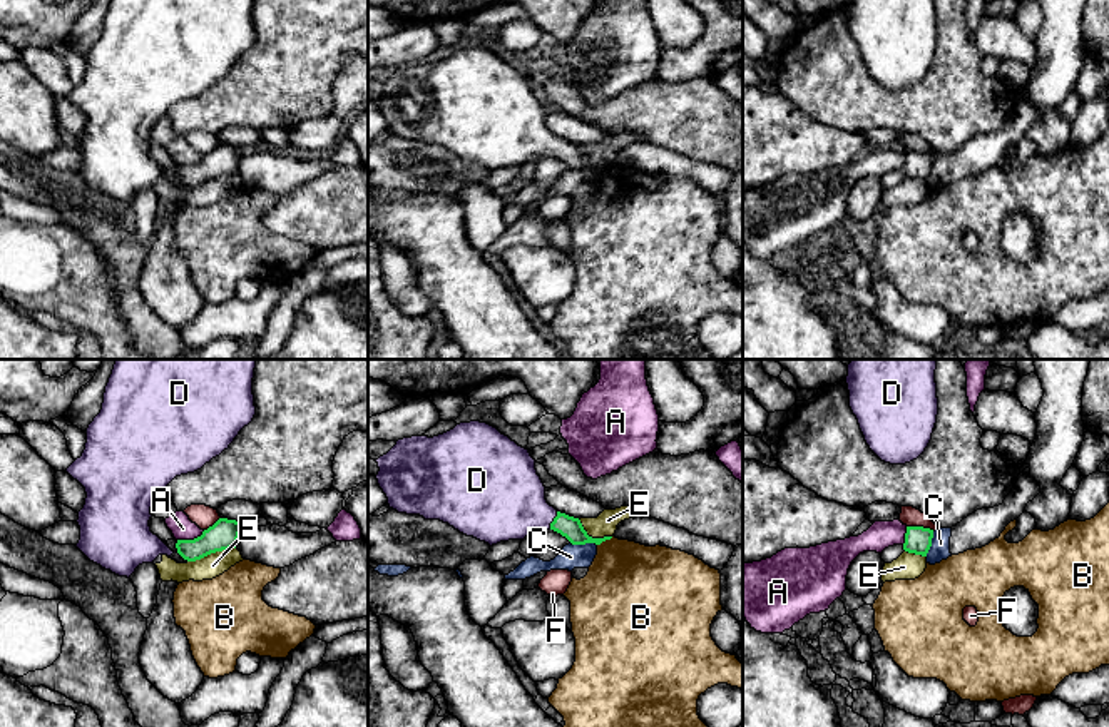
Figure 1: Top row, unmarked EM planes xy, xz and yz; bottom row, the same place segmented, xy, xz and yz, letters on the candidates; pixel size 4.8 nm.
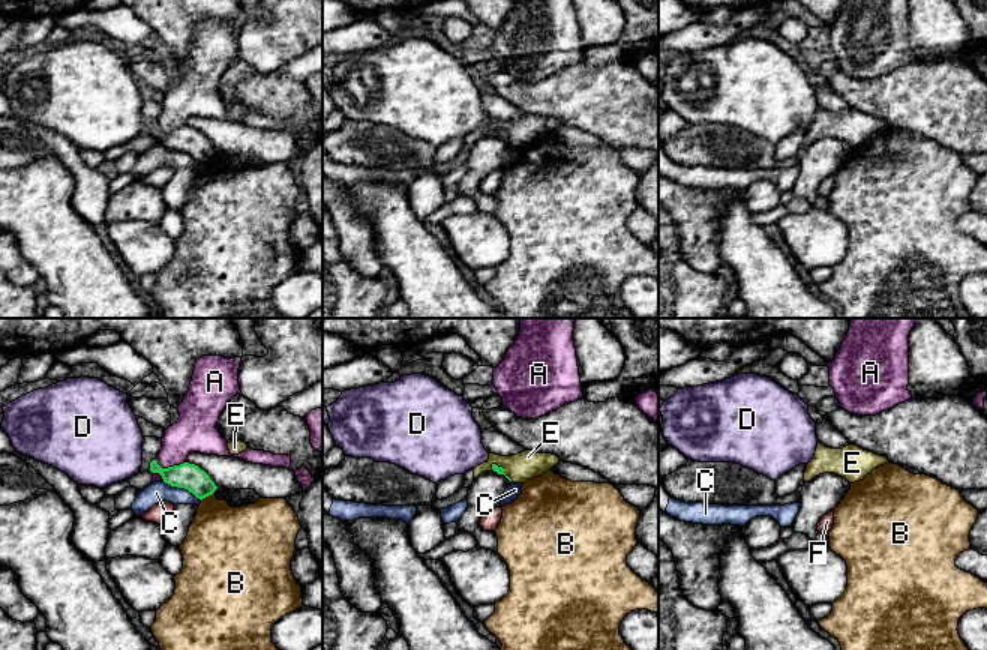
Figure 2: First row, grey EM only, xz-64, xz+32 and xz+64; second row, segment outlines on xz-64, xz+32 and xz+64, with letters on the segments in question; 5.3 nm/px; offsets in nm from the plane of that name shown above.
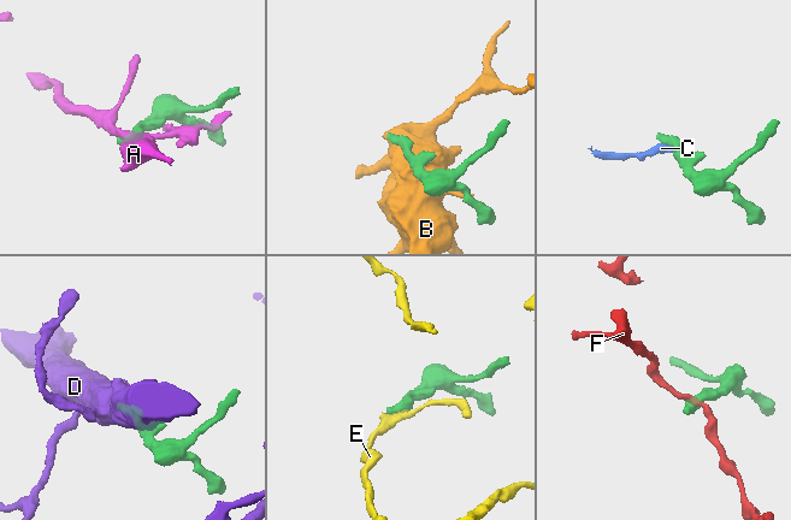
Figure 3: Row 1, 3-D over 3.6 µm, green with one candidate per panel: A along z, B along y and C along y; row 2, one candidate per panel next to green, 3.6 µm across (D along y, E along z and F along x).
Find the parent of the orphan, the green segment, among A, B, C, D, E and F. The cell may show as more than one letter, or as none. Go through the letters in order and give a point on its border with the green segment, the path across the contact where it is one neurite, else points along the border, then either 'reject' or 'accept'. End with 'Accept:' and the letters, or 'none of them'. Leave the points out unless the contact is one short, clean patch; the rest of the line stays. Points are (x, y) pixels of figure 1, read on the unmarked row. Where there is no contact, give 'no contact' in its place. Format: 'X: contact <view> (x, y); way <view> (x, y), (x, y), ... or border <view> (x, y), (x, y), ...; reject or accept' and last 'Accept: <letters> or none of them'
A: contact xy (191, 166); border xy (204, 156), (193, 164), (178, 166); reject
B: contact xz (604, 166); reject
C: contact xz (584, 169); border xz (571, 167), (596, 171); reject
D: contact xz (554, 146); way xz (569, 152), (554, 146), (505, 127); accept
E: contact xy (211, 177); border xy (235, 172), (188, 188); reject
F: contact yz (920, 152); border yz (907, 151), (922, 151), (934, 156); reject
Accept: D

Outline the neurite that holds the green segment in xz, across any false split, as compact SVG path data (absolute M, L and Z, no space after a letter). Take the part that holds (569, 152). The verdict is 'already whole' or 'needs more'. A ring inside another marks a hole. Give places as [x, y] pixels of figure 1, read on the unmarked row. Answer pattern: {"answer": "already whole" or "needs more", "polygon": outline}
{"answer": "needs more", "polygon": "M460 48L433 64L422 60L398 65L386 80L375 87L380 94L376 105L390 134L398 139L420 140L425 145L440 145L490 172L547 155L560 159L572 170L600 170L612 164L589 162L579 144L550 132L529 75L487 48Z"}

